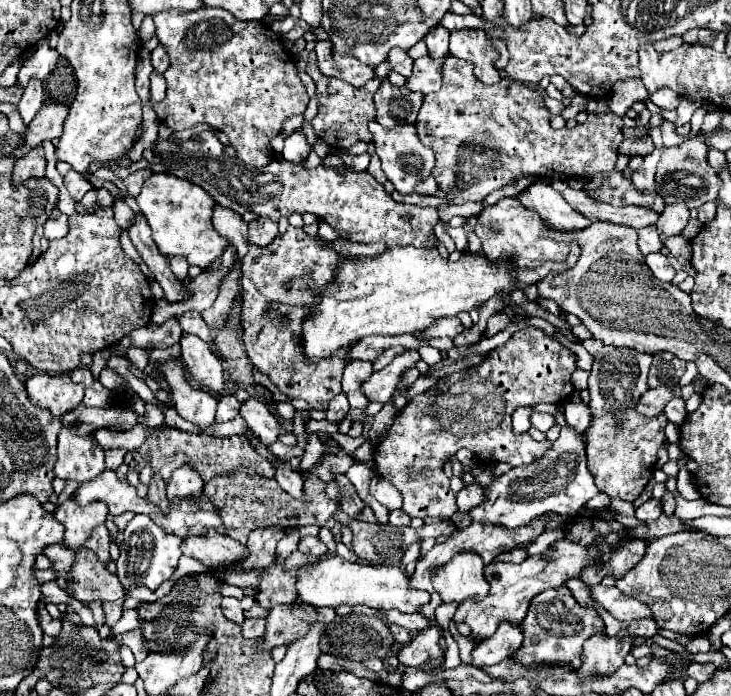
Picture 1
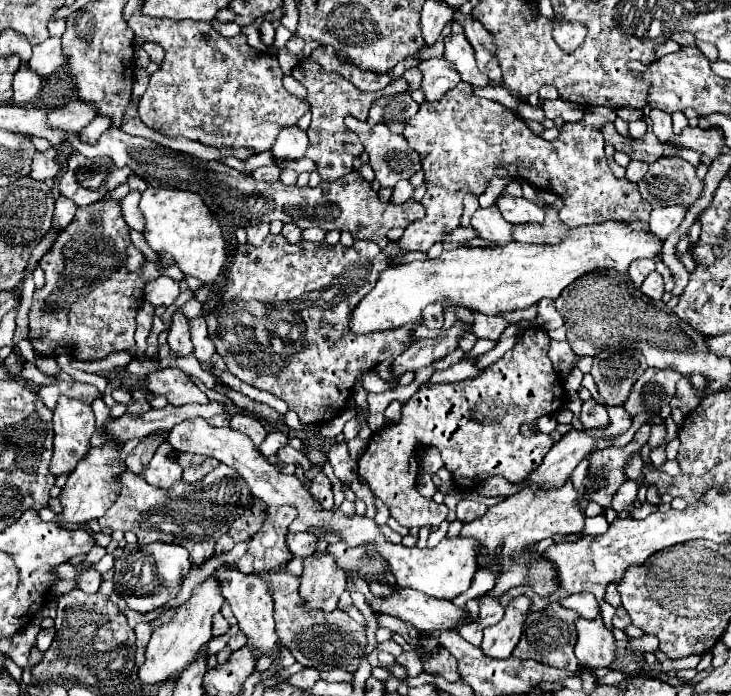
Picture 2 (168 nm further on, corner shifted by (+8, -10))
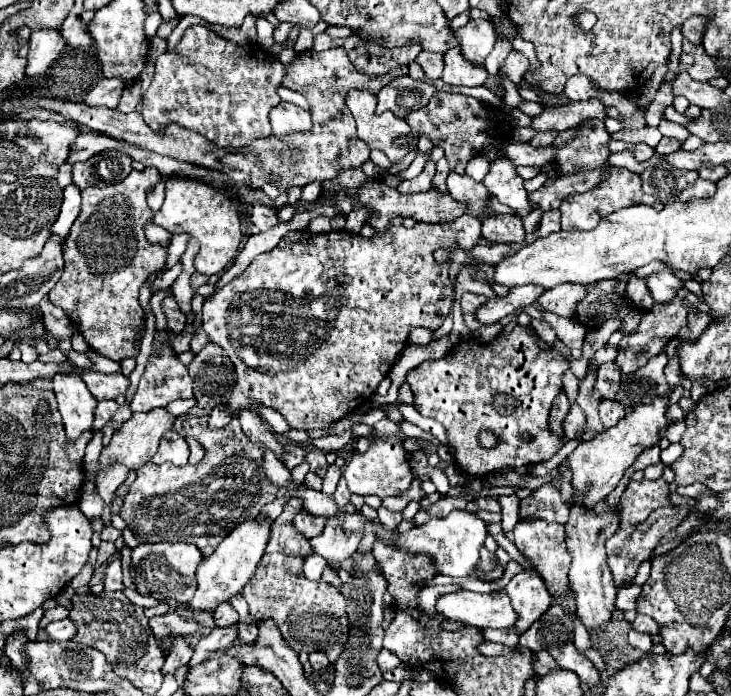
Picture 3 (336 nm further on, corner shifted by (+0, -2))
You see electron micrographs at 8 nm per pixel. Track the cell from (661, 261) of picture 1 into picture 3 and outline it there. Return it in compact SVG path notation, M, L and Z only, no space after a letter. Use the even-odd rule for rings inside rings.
M673 272L651 274L645 278L645 282L647 282L655 302L669 302L675 296L675 292L683 286L683 282Z

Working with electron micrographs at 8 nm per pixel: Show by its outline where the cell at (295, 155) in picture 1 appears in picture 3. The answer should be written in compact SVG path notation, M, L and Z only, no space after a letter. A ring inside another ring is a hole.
M289 102L277 104L271 110L269 118L271 118L273 134L279 138L311 130L311 114L307 110L295 106L295 104L289 104Z

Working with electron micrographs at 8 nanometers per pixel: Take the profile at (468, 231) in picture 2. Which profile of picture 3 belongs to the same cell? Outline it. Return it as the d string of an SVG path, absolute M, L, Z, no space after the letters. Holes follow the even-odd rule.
M505 214L505 216L497 216L497 218L489 218L482 222L481 236L493 242L515 242L515 244L523 244L525 242L525 228L523 228L523 220L517 218L515 214Z

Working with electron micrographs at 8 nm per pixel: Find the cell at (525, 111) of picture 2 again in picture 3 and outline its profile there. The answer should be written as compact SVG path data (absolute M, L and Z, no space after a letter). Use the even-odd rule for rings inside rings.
M503 79L504 88L504 102L510 109L515 109L523 101L522 97L517 91L517 86L509 79Z

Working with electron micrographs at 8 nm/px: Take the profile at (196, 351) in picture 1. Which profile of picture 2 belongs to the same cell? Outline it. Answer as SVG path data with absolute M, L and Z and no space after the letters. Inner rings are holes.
M183 312L173 314L173 324L169 328L167 344L171 346L171 350L181 352L181 354L193 352L193 344L191 344L191 336L189 336L189 318Z

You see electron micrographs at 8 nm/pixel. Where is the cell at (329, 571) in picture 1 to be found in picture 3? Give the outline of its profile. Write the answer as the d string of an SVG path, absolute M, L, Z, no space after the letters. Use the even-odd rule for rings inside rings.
M467 590L441 594L437 600L437 612L447 620L475 628L511 628L517 620L509 596L503 590L499 596Z

